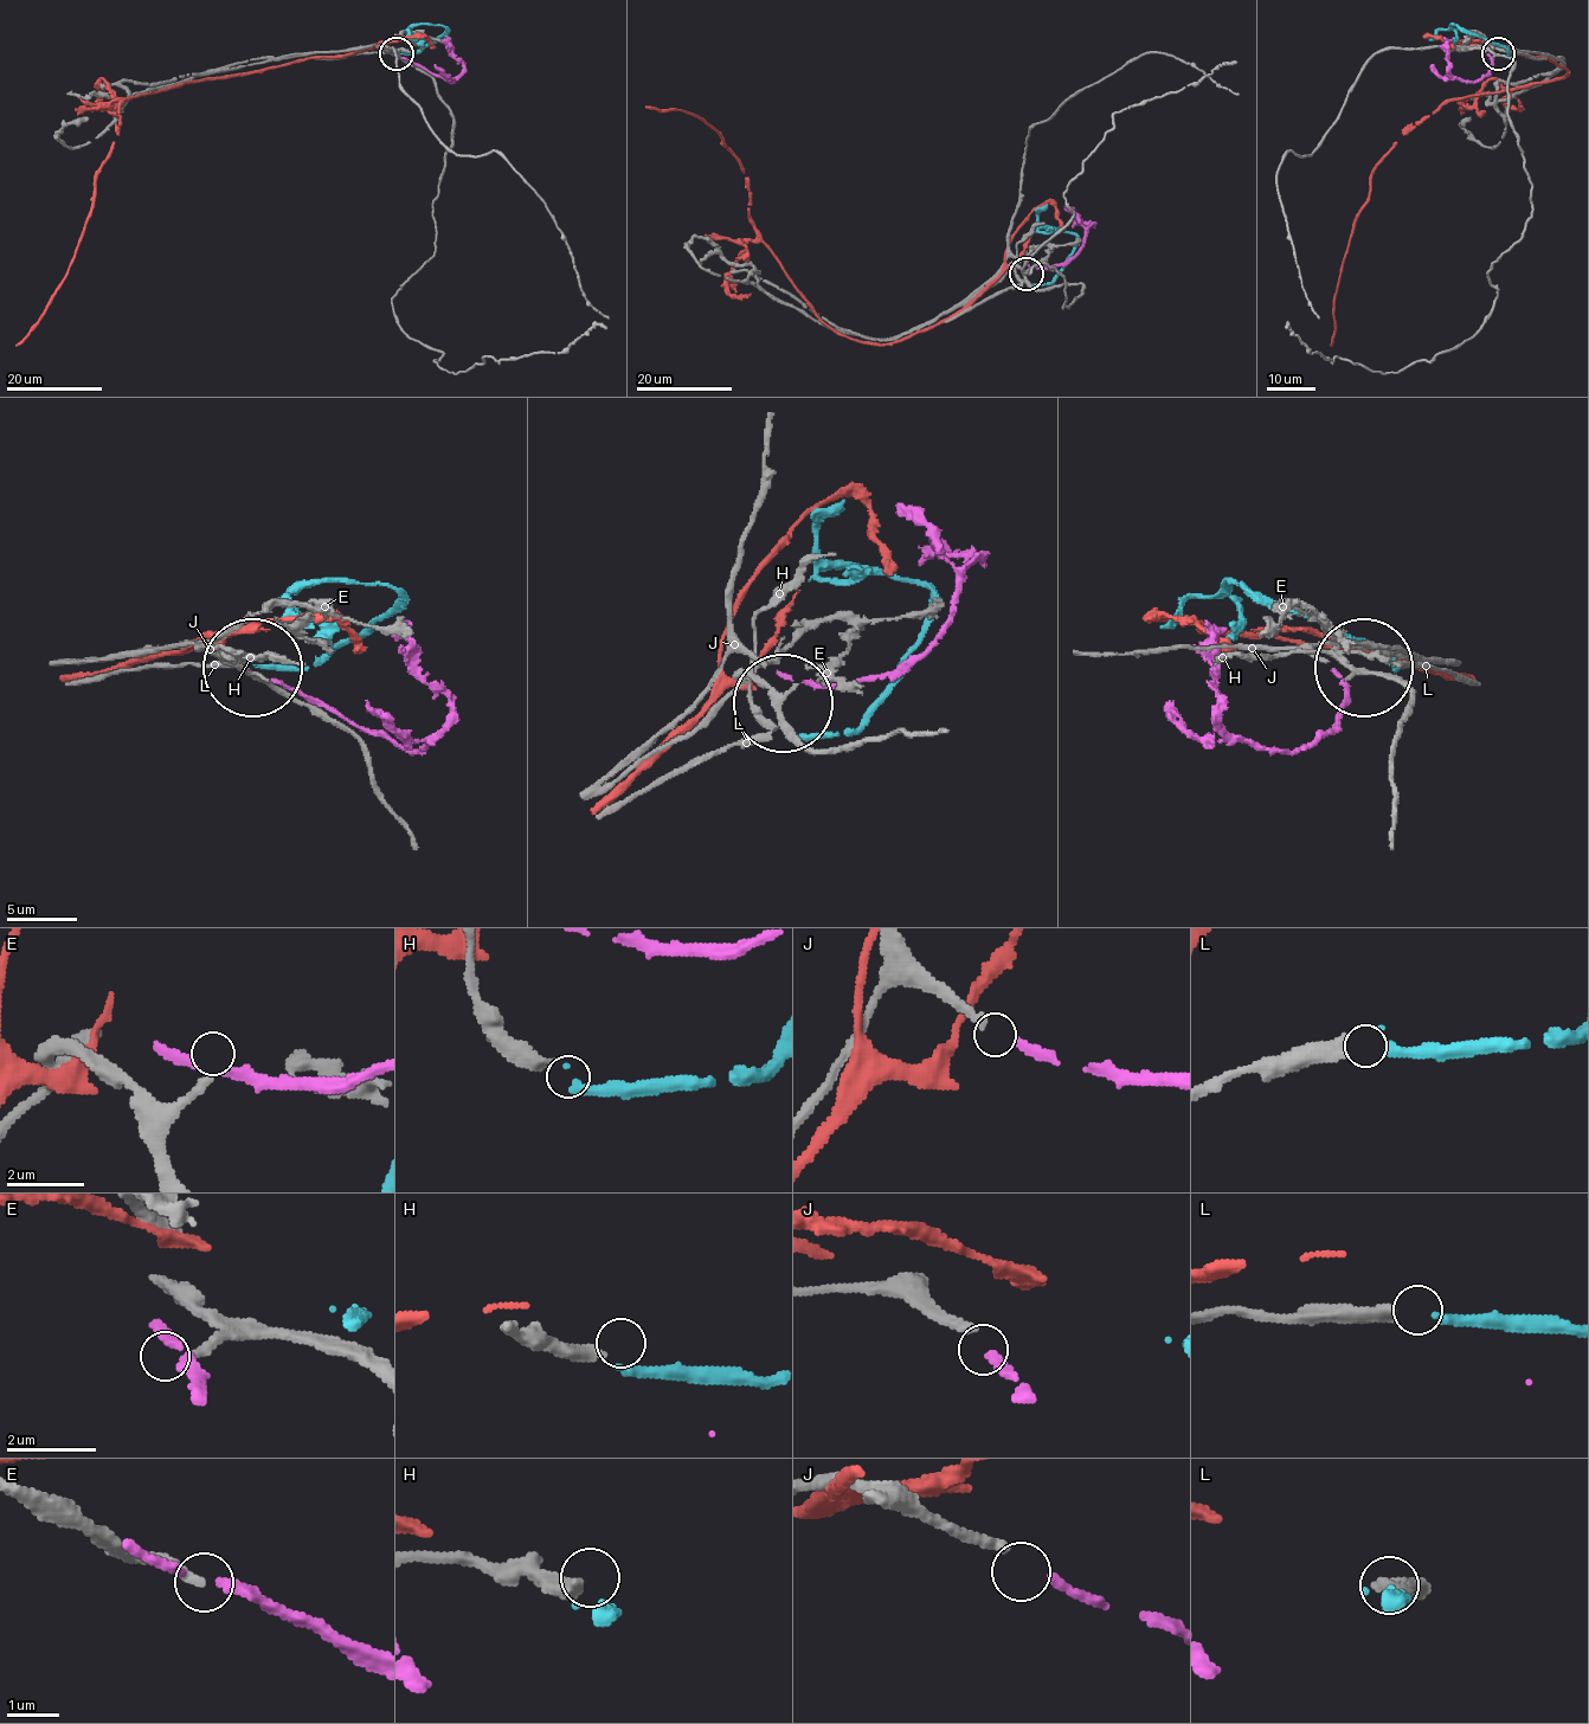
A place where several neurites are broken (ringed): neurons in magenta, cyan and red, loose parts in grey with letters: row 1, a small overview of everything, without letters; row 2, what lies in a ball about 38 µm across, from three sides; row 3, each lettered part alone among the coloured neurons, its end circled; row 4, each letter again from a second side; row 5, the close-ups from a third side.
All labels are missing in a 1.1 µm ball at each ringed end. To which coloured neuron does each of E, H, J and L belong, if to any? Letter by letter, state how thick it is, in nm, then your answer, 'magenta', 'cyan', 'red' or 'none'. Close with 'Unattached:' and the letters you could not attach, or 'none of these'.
E: 200 nm | none
H: 320 nm | none
J: 200 nm | magenta
L: 360 nm | cyan
Unattached: E, H

